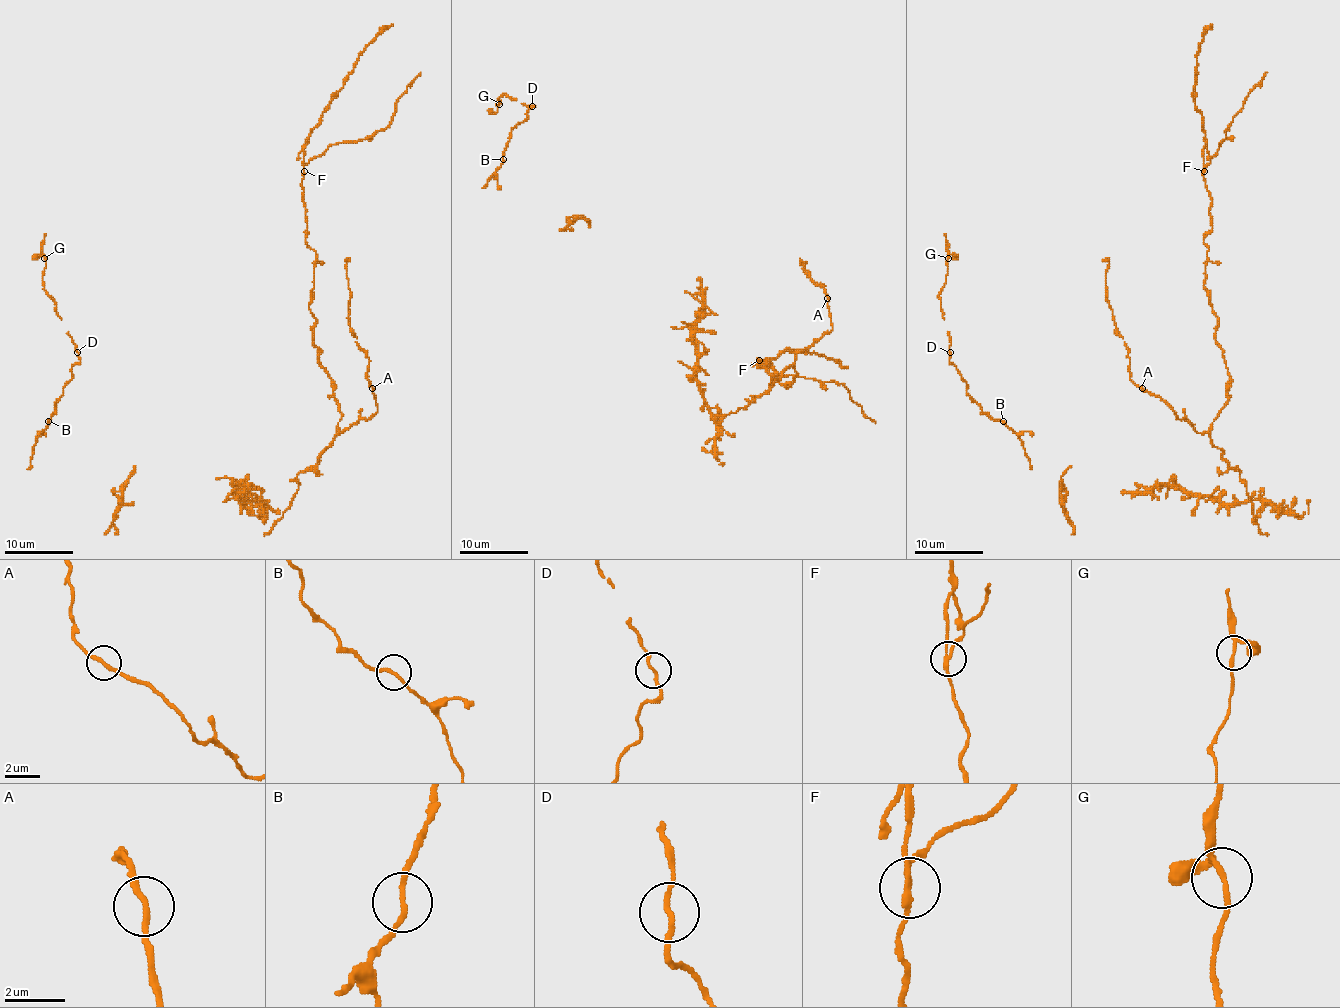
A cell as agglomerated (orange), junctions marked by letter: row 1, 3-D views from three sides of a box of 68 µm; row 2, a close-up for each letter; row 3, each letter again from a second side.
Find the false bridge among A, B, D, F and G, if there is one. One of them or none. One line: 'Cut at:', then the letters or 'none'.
Cut at: F

